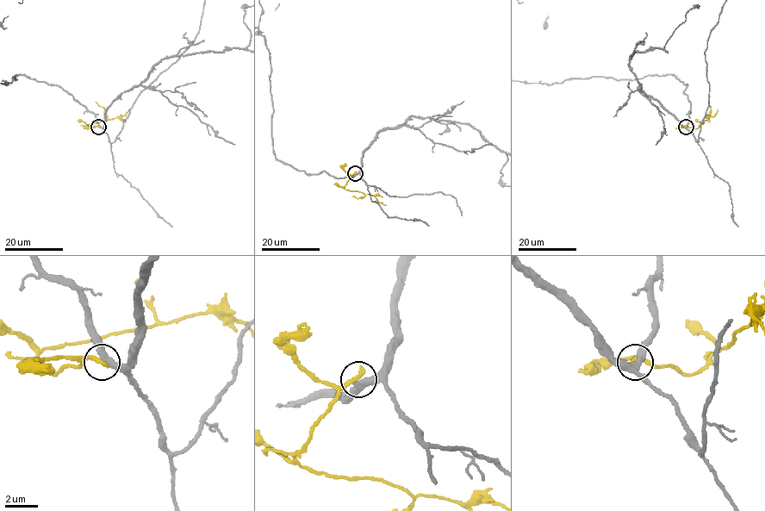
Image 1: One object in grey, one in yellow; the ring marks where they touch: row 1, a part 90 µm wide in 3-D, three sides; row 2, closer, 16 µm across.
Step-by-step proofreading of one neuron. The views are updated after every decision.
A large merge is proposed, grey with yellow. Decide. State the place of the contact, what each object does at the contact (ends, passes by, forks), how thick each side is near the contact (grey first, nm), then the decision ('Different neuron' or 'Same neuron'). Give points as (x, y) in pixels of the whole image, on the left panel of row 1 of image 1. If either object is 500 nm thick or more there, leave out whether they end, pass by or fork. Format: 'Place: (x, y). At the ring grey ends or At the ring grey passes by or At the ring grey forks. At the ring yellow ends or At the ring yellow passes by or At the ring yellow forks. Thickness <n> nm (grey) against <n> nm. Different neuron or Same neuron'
Place: (98, 127). At the ring grey passes by. At the ring yellow ends. Thickness 400 nm (grey) against 340 nm. Different neuron

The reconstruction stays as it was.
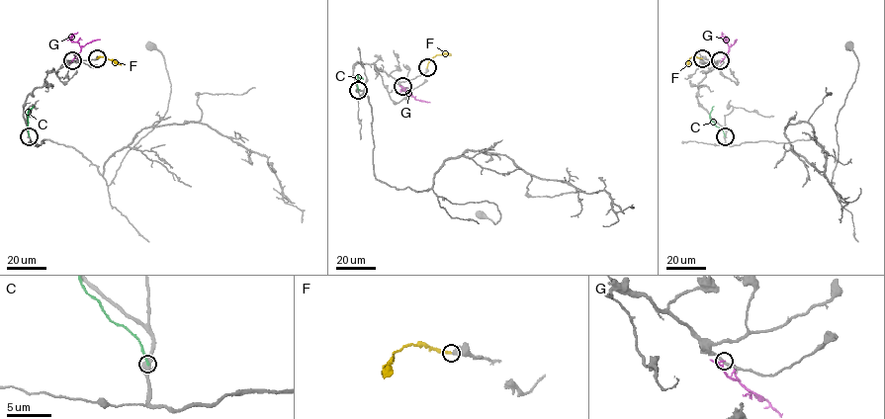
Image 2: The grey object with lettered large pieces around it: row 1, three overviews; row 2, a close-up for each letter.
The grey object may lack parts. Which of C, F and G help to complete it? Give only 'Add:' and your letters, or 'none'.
Add: F

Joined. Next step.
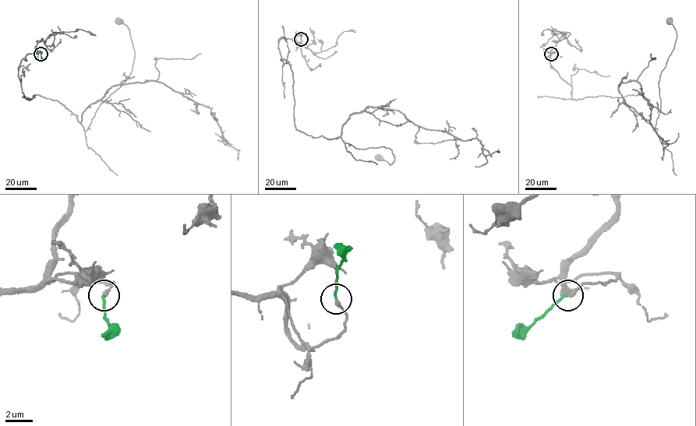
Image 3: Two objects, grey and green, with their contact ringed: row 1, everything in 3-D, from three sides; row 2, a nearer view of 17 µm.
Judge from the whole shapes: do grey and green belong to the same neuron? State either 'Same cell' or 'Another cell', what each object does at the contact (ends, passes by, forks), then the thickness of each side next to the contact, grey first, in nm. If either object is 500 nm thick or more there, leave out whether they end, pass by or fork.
Same cell. At the ring grey ends. At the ring green ends. Thickness 280 nm (grey) against 140 nm

